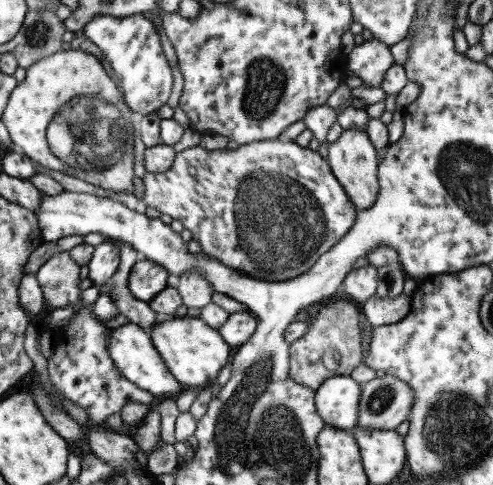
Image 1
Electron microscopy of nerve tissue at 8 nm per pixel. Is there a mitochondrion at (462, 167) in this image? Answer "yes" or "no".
yes

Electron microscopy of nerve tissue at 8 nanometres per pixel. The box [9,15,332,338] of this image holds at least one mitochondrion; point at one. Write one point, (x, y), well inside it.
(280, 224)

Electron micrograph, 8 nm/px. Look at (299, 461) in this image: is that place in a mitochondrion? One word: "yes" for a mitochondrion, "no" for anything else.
yes

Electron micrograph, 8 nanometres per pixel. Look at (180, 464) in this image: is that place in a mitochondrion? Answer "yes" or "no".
no

